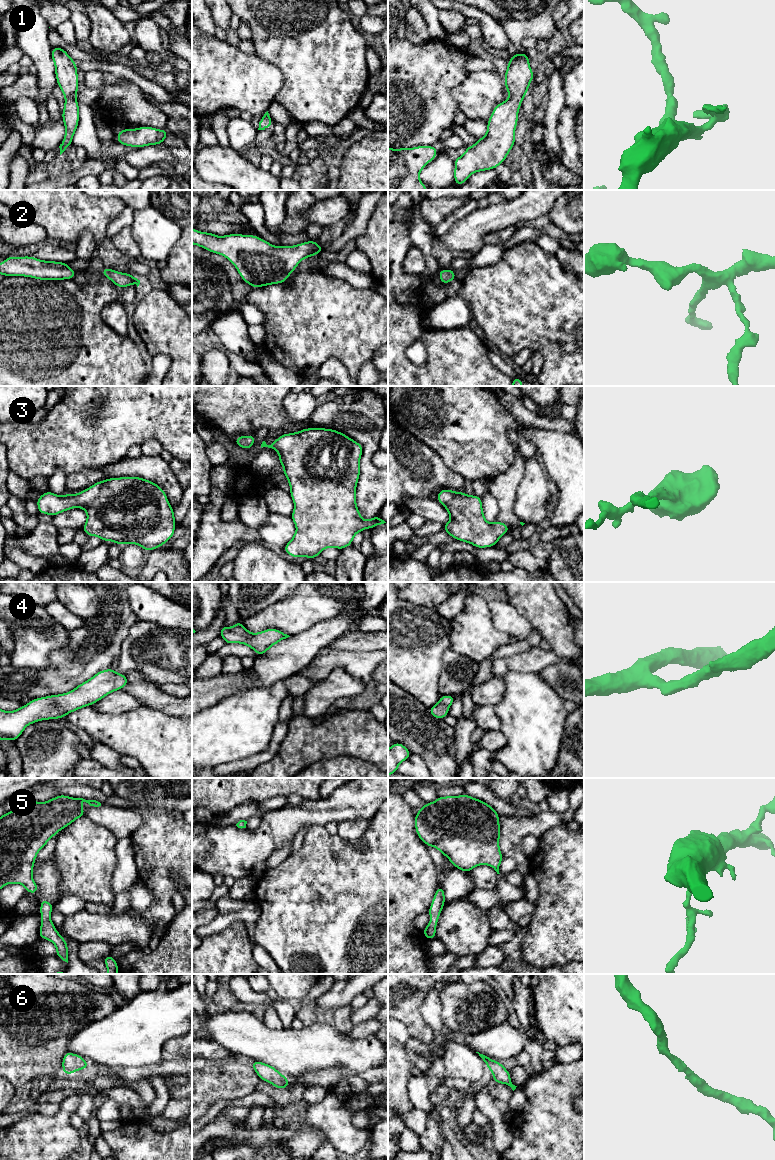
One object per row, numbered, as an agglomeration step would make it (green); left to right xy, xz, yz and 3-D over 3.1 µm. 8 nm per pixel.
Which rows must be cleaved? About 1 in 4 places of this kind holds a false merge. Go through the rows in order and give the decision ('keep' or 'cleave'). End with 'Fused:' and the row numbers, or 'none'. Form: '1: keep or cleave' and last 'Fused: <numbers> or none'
1: keep
2: keep
3: keep
4: keep
5: keep
6: keep
Fused: none

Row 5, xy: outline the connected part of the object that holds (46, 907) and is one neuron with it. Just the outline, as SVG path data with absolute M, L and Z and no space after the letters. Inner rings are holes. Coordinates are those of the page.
M42 899L40 904L40 916L42 918L39 928L39 938L51 941L56 947L56 956L68 963L68 944L60 935L53 924L50 915L54 905L49 901Z

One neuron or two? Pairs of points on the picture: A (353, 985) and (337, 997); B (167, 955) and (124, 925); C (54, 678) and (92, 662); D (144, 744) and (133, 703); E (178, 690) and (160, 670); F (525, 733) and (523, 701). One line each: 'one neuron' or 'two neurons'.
A: one neuron
B: two neurons
C: one neuron
D: two neurons
E: two neurons
F: one neuron

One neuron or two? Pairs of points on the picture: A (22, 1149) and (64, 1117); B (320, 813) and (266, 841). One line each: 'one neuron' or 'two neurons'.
A: one neuron
B: one neuron

